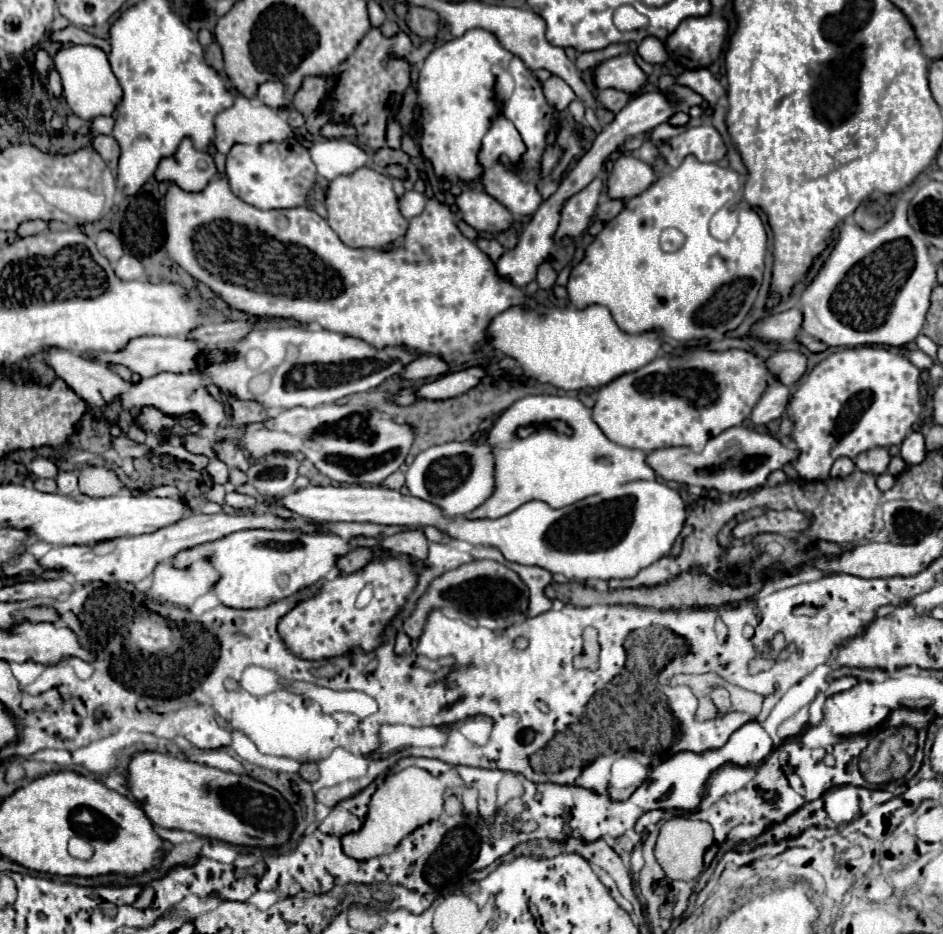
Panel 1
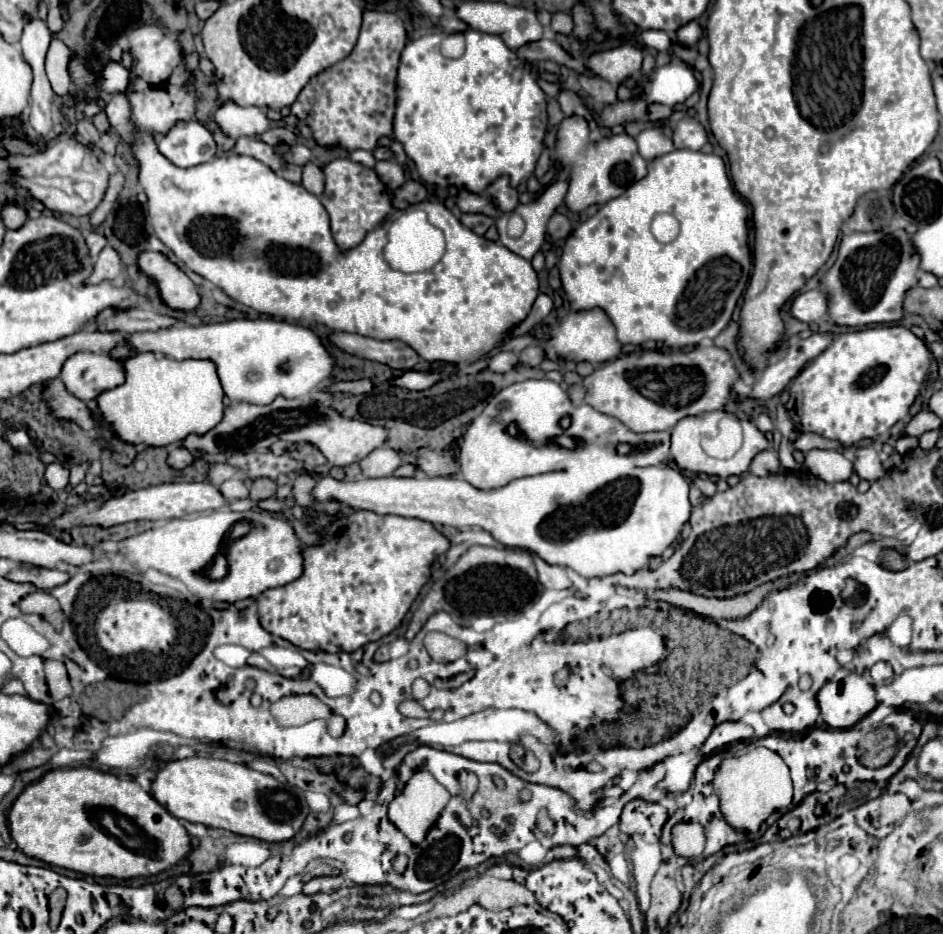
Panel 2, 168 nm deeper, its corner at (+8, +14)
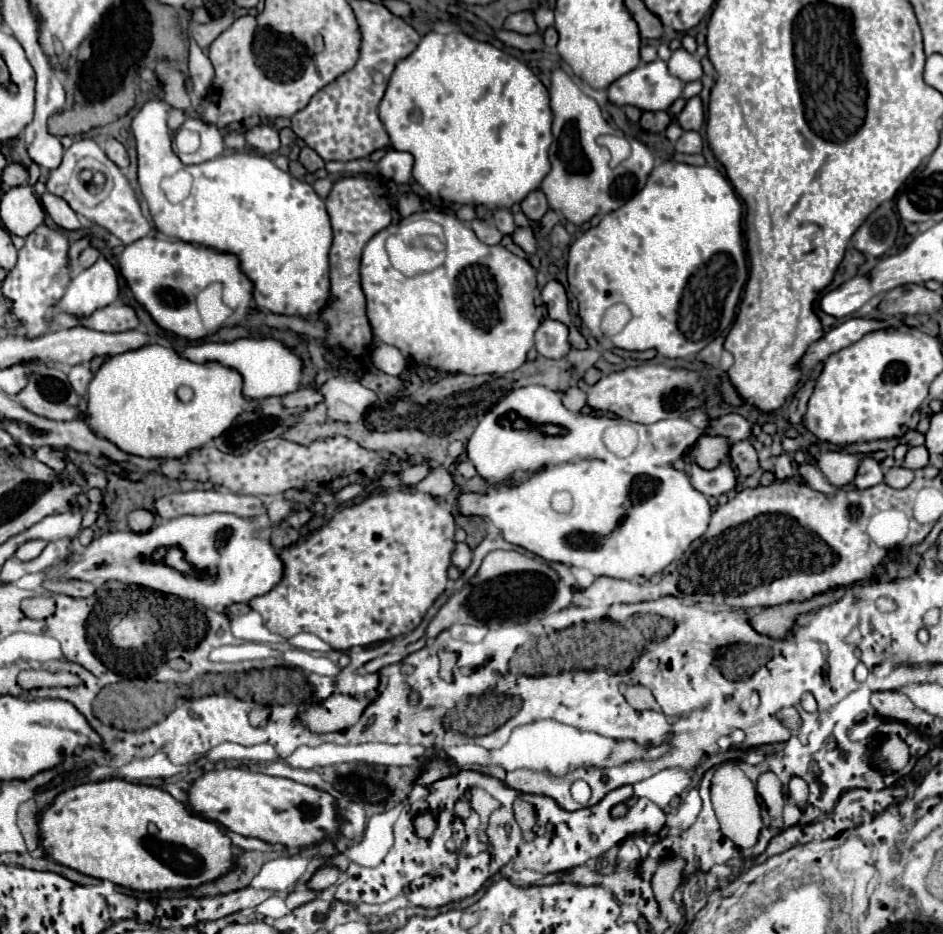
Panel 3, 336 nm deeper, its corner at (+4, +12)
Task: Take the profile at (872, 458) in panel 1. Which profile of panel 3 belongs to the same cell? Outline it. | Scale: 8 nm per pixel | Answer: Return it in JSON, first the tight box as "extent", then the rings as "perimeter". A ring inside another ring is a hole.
{"extent":[854,456,884,488],"perimeter":[[[870,456],[862,458],[862,464],[860,464],[858,474],[854,478],[854,486],[856,488],[872,488],[880,482],[884,482],[884,470],[882,470],[880,462]]]}

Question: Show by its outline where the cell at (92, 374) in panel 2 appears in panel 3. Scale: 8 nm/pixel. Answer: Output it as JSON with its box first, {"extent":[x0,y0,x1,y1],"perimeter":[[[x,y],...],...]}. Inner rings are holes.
{"extent":[70,364,94,398],"perimeter":[[[76,364],[70,368],[70,384],[74,388],[74,392],[80,396],[80,398],[86,398],[86,388],[88,388],[88,382],[92,380],[94,372],[90,370],[88,364]]]}

